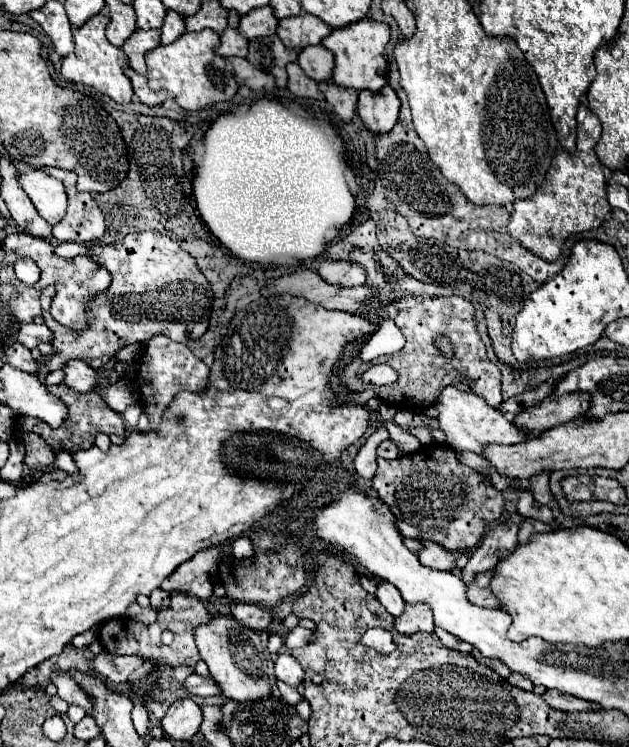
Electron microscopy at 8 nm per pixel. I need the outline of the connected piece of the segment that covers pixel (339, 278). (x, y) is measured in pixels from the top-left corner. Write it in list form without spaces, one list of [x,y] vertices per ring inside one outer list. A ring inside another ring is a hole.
[[[322,261],[318,267],[318,275],[338,287],[356,287],[366,283],[366,273],[360,265],[356,263],[346,263],[346,261]]]

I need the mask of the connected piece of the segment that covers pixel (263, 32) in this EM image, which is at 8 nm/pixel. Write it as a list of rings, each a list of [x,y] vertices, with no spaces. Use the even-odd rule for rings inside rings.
[[[258,7],[250,13],[246,13],[244,17],[240,17],[238,31],[242,33],[242,37],[246,37],[250,41],[250,39],[274,35],[276,27],[278,27],[278,19],[272,15],[272,9],[270,7]]]

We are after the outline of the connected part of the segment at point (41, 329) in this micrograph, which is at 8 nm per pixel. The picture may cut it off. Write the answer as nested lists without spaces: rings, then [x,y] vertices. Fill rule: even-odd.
[[[26,323],[18,327],[16,339],[26,345],[28,349],[34,349],[40,341],[50,341],[50,329],[46,325],[36,325],[36,323]]]

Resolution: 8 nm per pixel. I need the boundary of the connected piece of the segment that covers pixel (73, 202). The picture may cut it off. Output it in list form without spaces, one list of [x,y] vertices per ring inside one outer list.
[[[50,167],[48,173],[56,179],[60,179],[68,193],[68,209],[64,219],[52,227],[52,235],[58,241],[76,241],[76,243],[88,243],[96,241],[104,235],[104,215],[100,207],[96,205],[94,197],[90,193],[80,193],[76,189],[76,175],[72,171]]]

